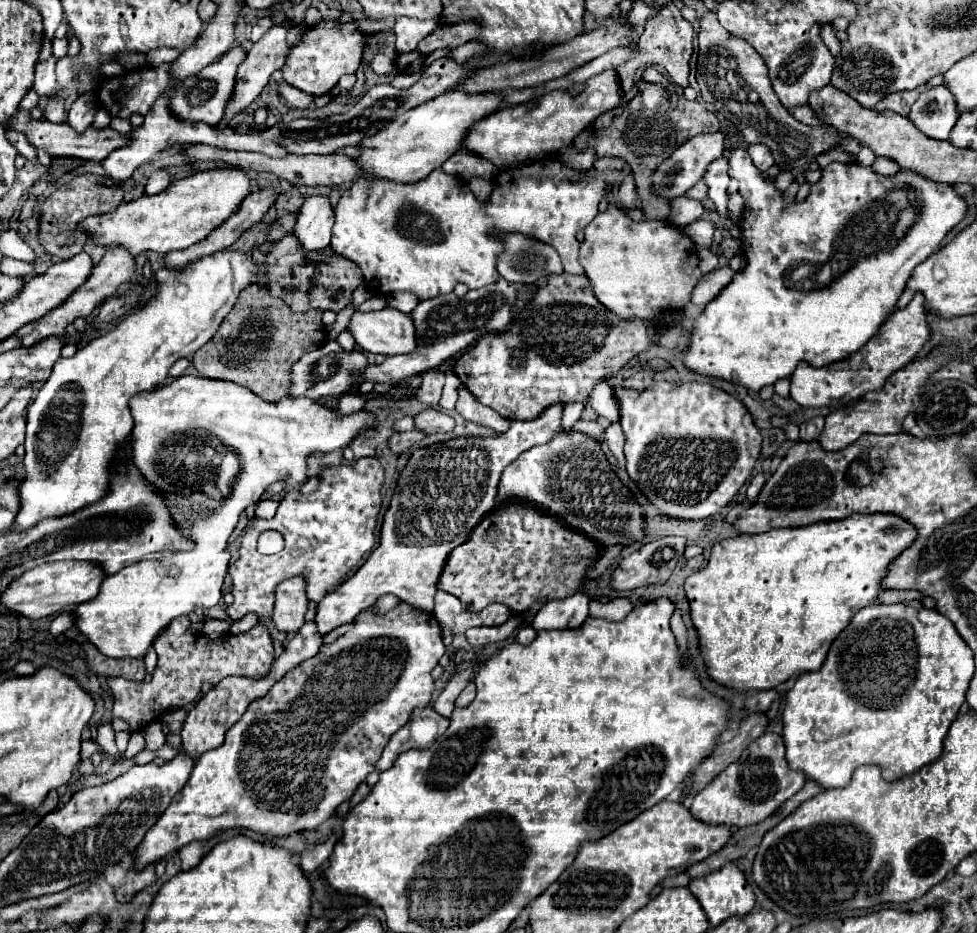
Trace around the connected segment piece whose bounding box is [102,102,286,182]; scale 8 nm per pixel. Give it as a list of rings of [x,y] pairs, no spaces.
[[[158,102],[158,106],[154,110],[150,110],[150,114],[146,114],[144,124],[140,128],[134,130],[134,142],[130,142],[130,146],[126,146],[126,150],[114,150],[114,154],[110,154],[110,158],[106,158],[102,162],[102,168],[106,172],[108,178],[112,178],[114,182],[126,182],[132,172],[154,160],[162,150],[174,146],[174,144],[210,144],[216,148],[224,148],[224,150],[250,150],[250,152],[262,152],[274,158],[284,158],[286,150],[270,140],[264,140],[260,136],[248,136],[248,134],[236,134],[234,130],[226,128],[224,132],[218,132],[210,126],[182,126],[182,122],[174,122],[174,118],[170,118],[170,114],[166,114],[166,106],[162,106],[162,102]]]

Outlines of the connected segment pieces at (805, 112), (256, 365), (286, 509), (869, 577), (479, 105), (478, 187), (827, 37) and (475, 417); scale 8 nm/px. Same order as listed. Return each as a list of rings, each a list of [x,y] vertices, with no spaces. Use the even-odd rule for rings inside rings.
[[[802,104],[794,110],[790,110],[790,114],[798,120],[798,122],[804,122],[804,124],[812,124],[812,126],[820,126],[820,122],[814,118],[814,112],[810,110],[808,104]]]
[[[250,284],[240,292],[236,306],[224,318],[224,322],[218,328],[218,332],[214,334],[214,338],[210,342],[206,342],[194,354],[194,368],[198,368],[198,374],[202,378],[230,380],[234,384],[250,388],[262,400],[276,402],[280,398],[286,398],[286,390],[290,388],[290,382],[286,382],[286,370],[290,368],[290,362],[296,362],[304,352],[316,350],[324,342],[326,342],[326,332],[324,332],[320,310],[310,310],[310,312],[298,312],[296,314],[282,300],[270,298],[270,294],[266,294],[266,288]]]
[[[360,458],[354,464],[322,468],[318,478],[320,486],[310,494],[288,492],[272,520],[252,518],[248,522],[246,534],[242,536],[240,558],[230,566],[234,580],[234,602],[226,608],[230,620],[240,620],[250,612],[270,618],[276,586],[300,574],[306,580],[308,600],[318,602],[326,592],[340,586],[344,574],[354,570],[376,546],[374,528],[382,506],[380,488],[384,484],[382,464],[376,458]],[[264,530],[278,530],[286,540],[284,550],[274,556],[260,554],[256,540]]]
[[[852,514],[842,522],[820,522],[818,526],[770,530],[770,534],[754,536],[742,534],[718,542],[706,568],[684,582],[710,680],[738,692],[770,690],[792,676],[818,670],[836,634],[848,626],[860,608],[876,602],[878,578],[886,570],[886,562],[910,546],[914,538],[914,526],[894,514]]]
[[[452,90],[440,94],[400,116],[390,120],[382,130],[372,136],[366,136],[360,142],[360,154],[356,156],[356,164],[362,170],[362,178],[380,178],[390,182],[412,184],[424,180],[432,170],[444,164],[454,152],[460,150],[466,130],[504,106],[502,96],[498,94],[462,94],[460,90]]]
[[[472,178],[470,180],[470,188],[472,188],[472,192],[476,194],[476,198],[490,198],[490,194],[492,194],[492,182],[488,182],[488,180],[482,180],[482,178]]]
[[[824,24],[820,30],[822,30],[822,38],[824,38],[826,46],[832,50],[832,54],[838,54],[838,38],[836,38],[832,26],[830,24]]]
[[[460,386],[458,388],[458,404],[456,404],[456,410],[470,422],[476,422],[476,424],[482,424],[482,426],[488,426],[492,428],[494,432],[506,432],[510,428],[510,420],[500,416],[498,412],[494,412],[492,408],[480,404],[468,388]]]

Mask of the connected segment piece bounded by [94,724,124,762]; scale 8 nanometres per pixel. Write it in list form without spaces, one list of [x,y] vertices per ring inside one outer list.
[[[108,724],[98,726],[98,734],[96,734],[94,742],[96,742],[96,744],[114,760],[114,762],[120,762],[120,760],[124,760],[124,756],[118,752],[116,742],[112,742],[112,730],[108,730],[108,728],[110,728]]]

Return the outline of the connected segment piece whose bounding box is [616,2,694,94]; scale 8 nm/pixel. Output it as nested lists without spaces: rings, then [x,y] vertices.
[[[674,2],[666,4],[656,18],[648,20],[646,26],[644,26],[644,34],[640,36],[638,40],[638,52],[640,54],[632,54],[624,66],[618,66],[616,72],[618,72],[618,78],[620,78],[620,86],[622,86],[622,92],[628,94],[634,86],[634,76],[638,72],[638,68],[642,66],[648,66],[648,64],[660,64],[662,68],[666,68],[666,72],[670,74],[672,82],[686,88],[688,86],[688,76],[690,73],[690,56],[692,56],[692,36],[694,36],[694,30],[690,26],[690,22],[686,22],[678,10],[678,6]]]

